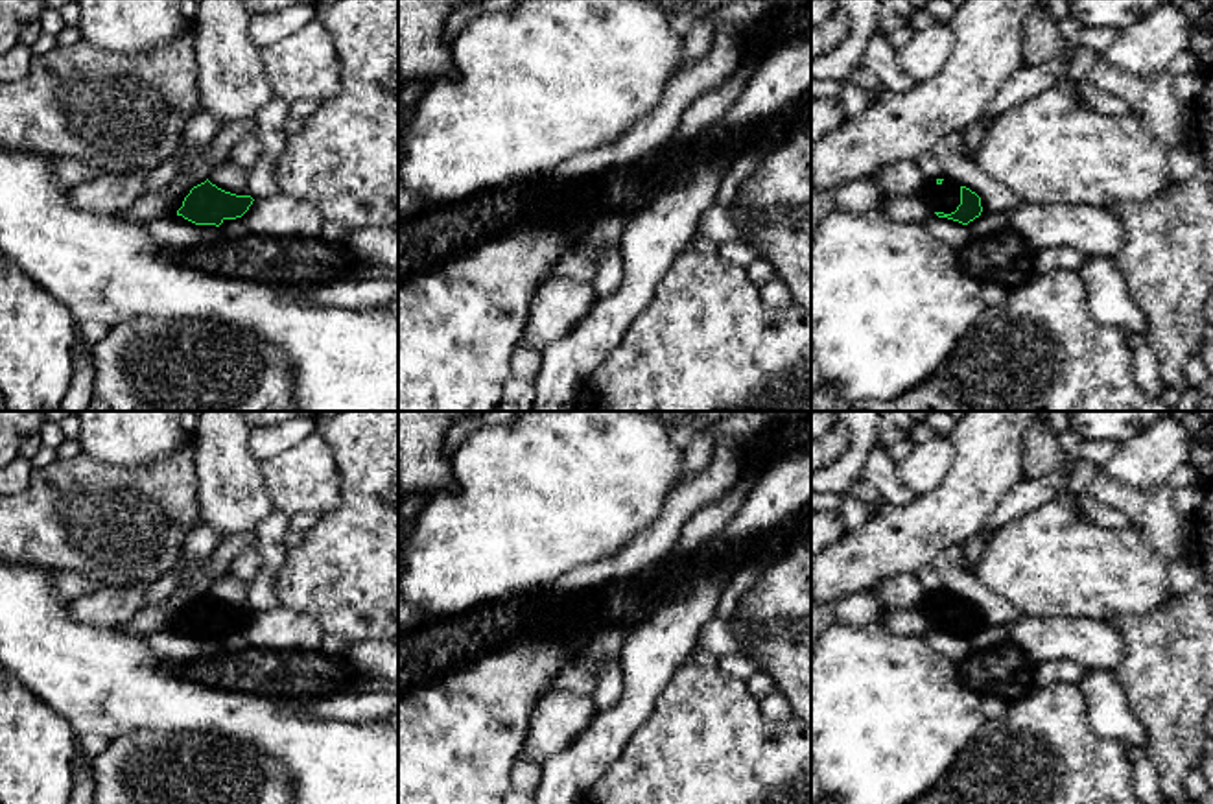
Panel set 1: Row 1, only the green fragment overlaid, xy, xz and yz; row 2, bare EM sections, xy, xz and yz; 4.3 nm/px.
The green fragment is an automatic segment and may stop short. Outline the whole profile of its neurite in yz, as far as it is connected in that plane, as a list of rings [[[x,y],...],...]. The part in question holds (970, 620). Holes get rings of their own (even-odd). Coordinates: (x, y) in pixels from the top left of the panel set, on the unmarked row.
[[[948,592],[929,594],[920,609],[929,616],[938,631],[948,631],[968,638],[981,629],[981,610],[966,599],[957,599]]]

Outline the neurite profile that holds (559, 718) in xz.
[[[546,692],[527,721],[522,754],[544,769],[553,754],[568,749],[586,730],[595,714],[592,695]]]

